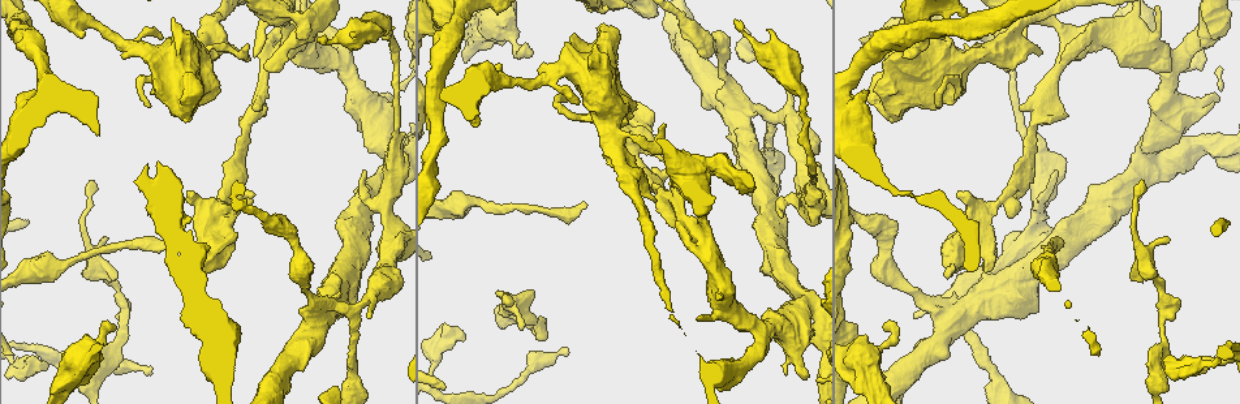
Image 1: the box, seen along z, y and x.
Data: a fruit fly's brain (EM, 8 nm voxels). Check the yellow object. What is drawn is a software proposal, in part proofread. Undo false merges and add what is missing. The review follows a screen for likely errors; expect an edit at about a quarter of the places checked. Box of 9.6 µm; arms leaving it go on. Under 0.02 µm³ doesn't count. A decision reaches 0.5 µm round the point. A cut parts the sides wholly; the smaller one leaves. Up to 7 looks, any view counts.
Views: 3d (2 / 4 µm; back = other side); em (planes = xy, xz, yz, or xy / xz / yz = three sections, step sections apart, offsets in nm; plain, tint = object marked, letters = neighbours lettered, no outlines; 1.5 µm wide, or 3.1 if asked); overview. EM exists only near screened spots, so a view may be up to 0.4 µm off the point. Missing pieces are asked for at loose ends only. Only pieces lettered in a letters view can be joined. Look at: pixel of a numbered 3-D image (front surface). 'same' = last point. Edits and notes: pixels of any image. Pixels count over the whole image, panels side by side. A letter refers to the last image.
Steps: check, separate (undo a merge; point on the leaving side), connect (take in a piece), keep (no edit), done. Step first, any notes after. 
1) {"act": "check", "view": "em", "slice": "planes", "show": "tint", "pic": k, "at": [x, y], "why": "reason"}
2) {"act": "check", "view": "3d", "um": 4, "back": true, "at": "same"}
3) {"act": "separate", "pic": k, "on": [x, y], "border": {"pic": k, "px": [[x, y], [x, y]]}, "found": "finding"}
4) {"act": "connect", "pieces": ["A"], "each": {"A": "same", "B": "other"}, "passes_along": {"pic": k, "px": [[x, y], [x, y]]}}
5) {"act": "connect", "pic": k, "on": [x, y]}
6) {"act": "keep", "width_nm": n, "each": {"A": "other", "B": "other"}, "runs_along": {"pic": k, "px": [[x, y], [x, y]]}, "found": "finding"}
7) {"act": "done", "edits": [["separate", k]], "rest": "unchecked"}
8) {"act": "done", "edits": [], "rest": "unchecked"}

{"act": "check", "view": "em", "slice": "planes", "show": "letters", "pic": 1, "at": [1041, 54], "why": "free end"}

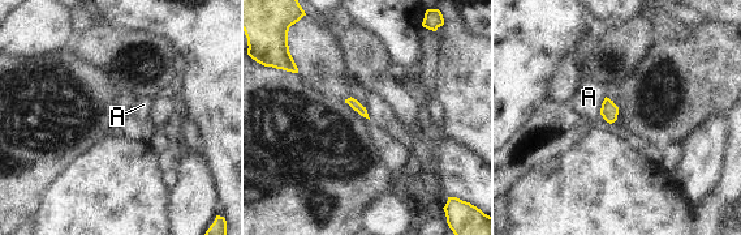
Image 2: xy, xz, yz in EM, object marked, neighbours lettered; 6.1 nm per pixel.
{"act": "keep", "each": {"A": "other"}, "border": {"pic": 2, "px": [[606, 97], [599, 111]]}, "found": "no lettered piece goes on from it"}

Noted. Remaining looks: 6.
{"act": "check", "view": "3d", "um": 2, "pic": 1, "at": [192, 192], "why": "an open end"}

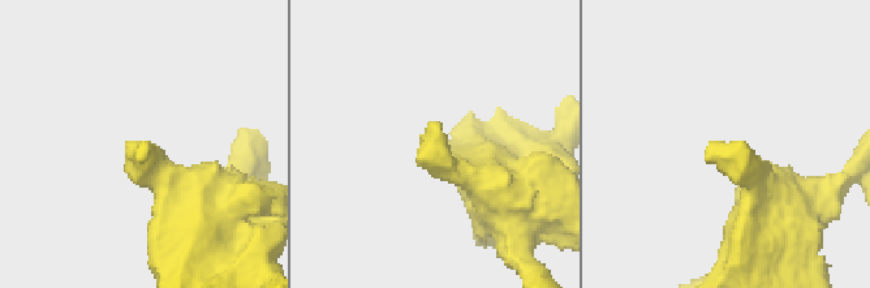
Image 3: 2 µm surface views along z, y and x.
{"act": "check", "view": "em", "slice": "xy", "step": 8, "show": "tint", "pic": 3, "at": [147, 144], "why": "need the tissue"}

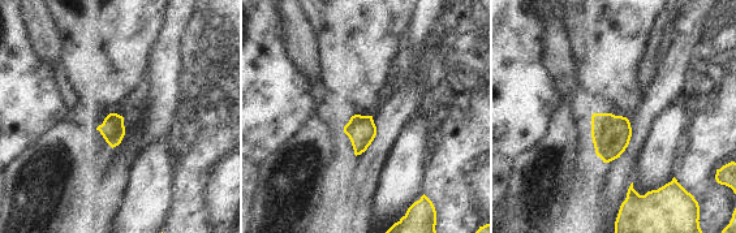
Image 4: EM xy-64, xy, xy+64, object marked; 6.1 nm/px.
{"act": "check", "view": "em", "slice": "xy", "step": 8, "show": "letters", "at": "same"}

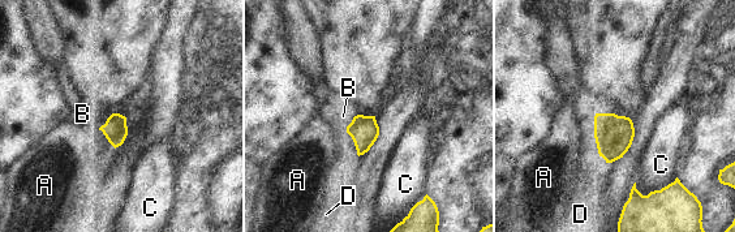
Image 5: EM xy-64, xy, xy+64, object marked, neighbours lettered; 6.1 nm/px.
{"act": "keep", "each": {"A": "other", "B": "other", "C": "other", "D": "other"}, "border": {"pic": 5, "px": [[112, 112], [98, 128]]}, "found": "none of them fits"}

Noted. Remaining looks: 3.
{"act": "check", "view": "em", "slice": "planes", "show": "letters", "pic": 1, "at": [983, 269], "why": "thick end"}

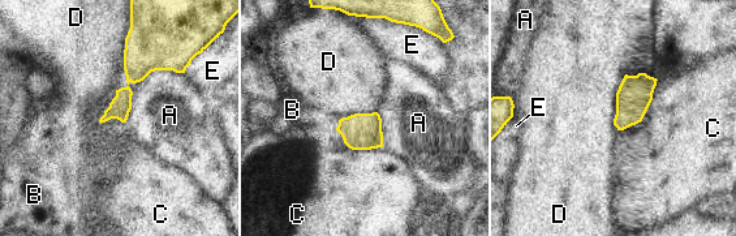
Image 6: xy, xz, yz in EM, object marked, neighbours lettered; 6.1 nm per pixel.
{"act": "connect", "pieces": ["B"], "each": {"A": "other", "B": "same", "C": "other", "D": "other", "E": "other"}, "passes_along": {"pic": 6, "px": [[361, 131], [339, 124], [300, 114]]}, "found": "the neuron continues"}

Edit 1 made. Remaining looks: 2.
{"act": "done", "edits": [["connect", 6]], "rest": "unchecked"}

